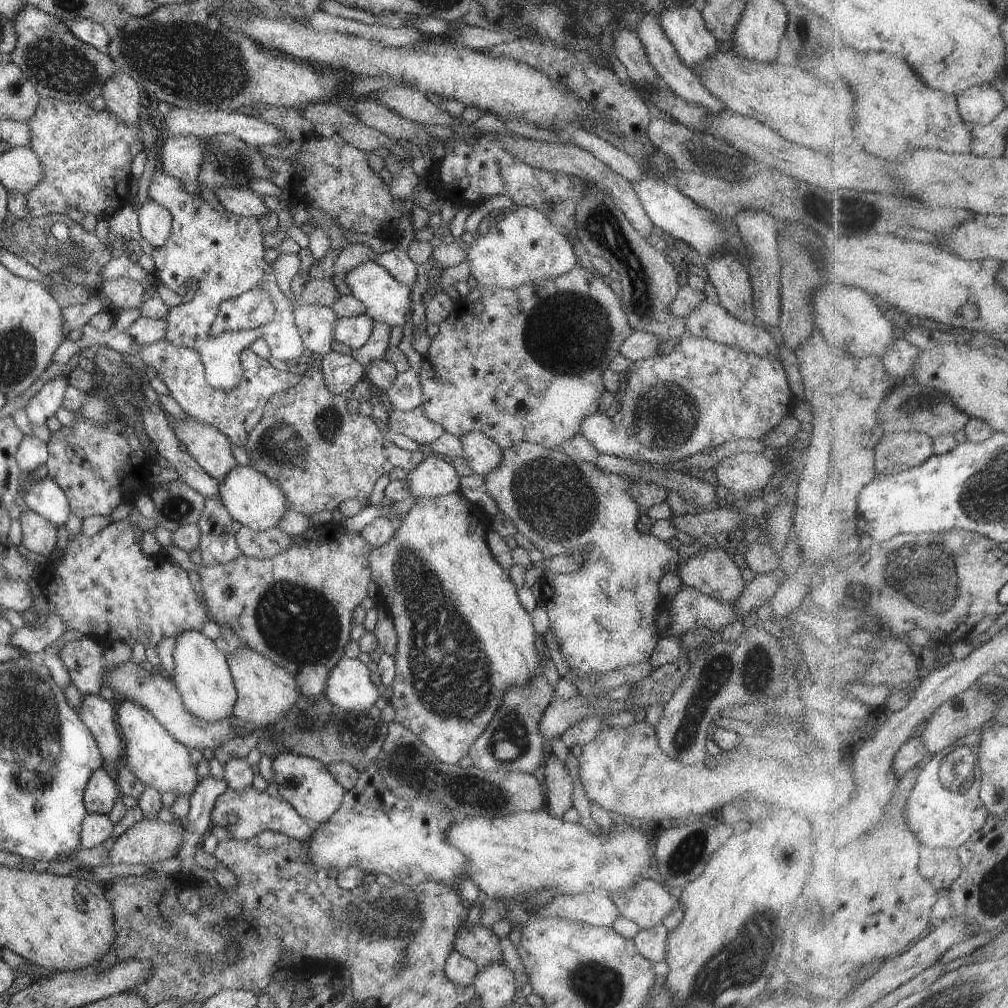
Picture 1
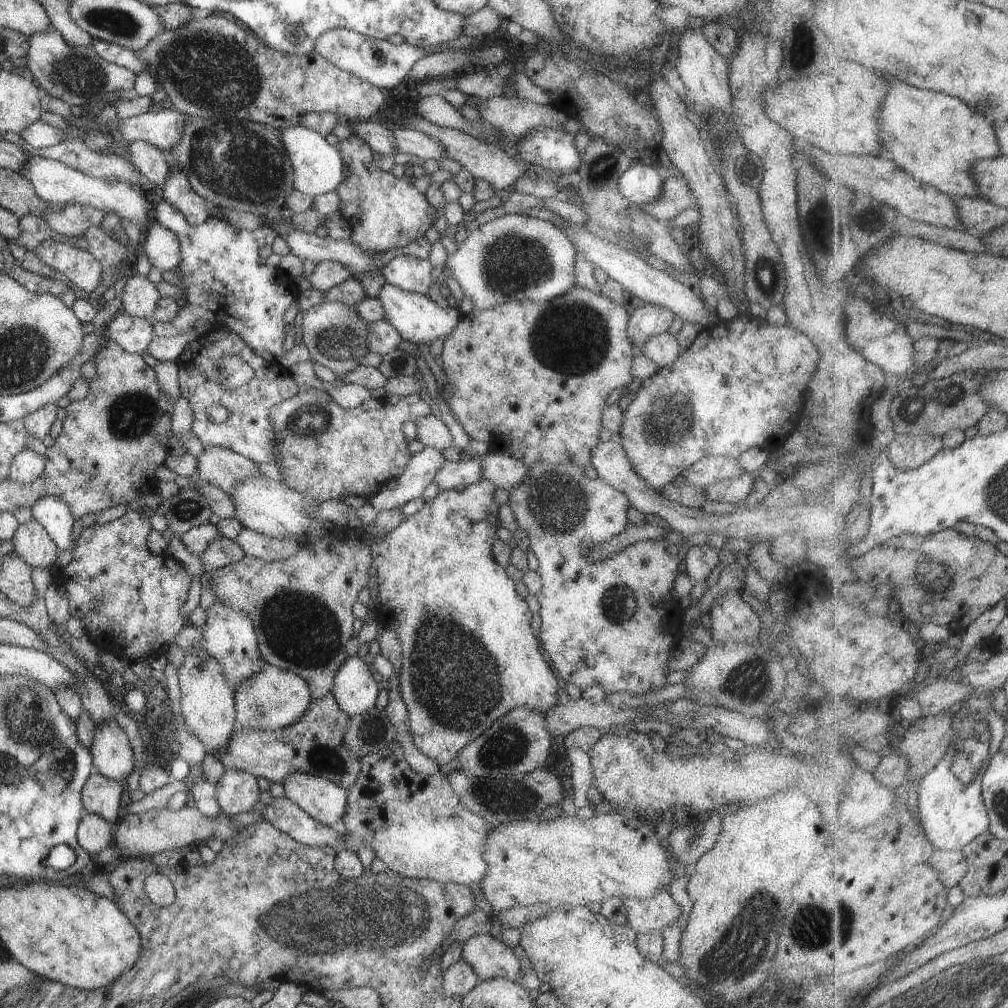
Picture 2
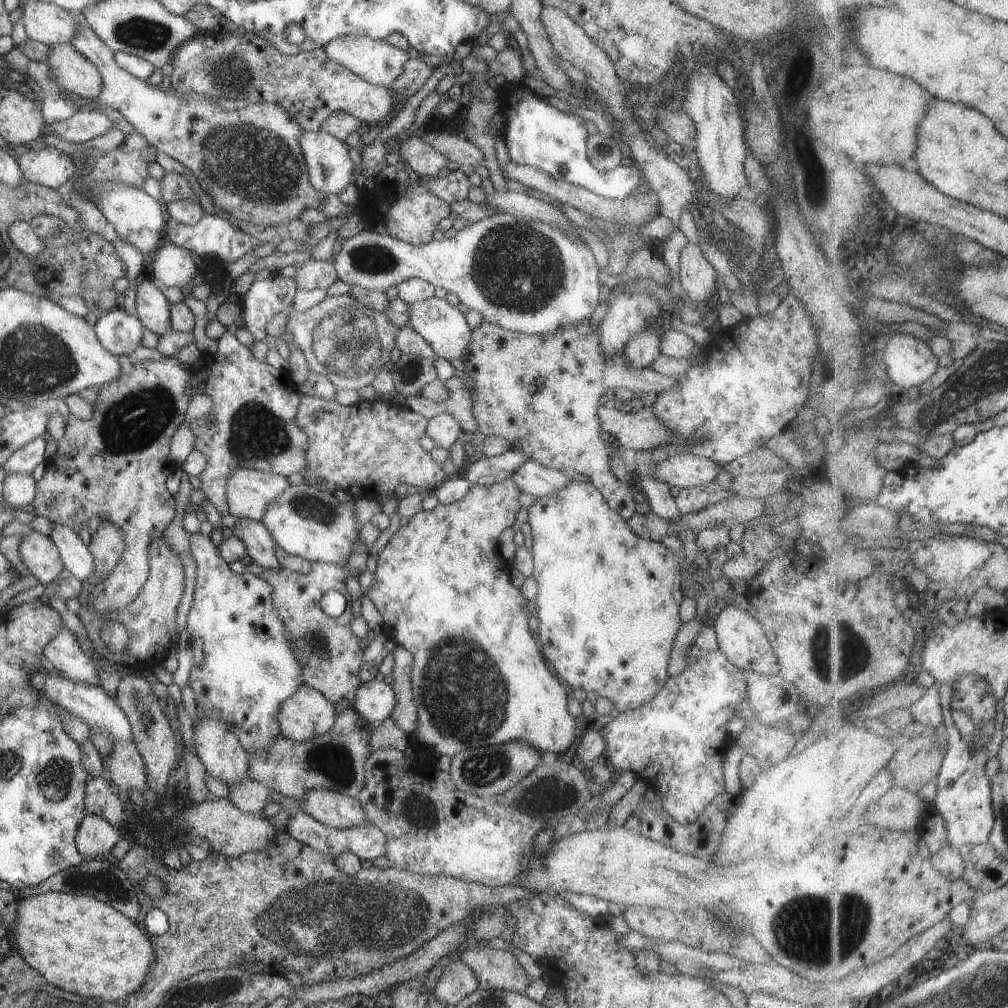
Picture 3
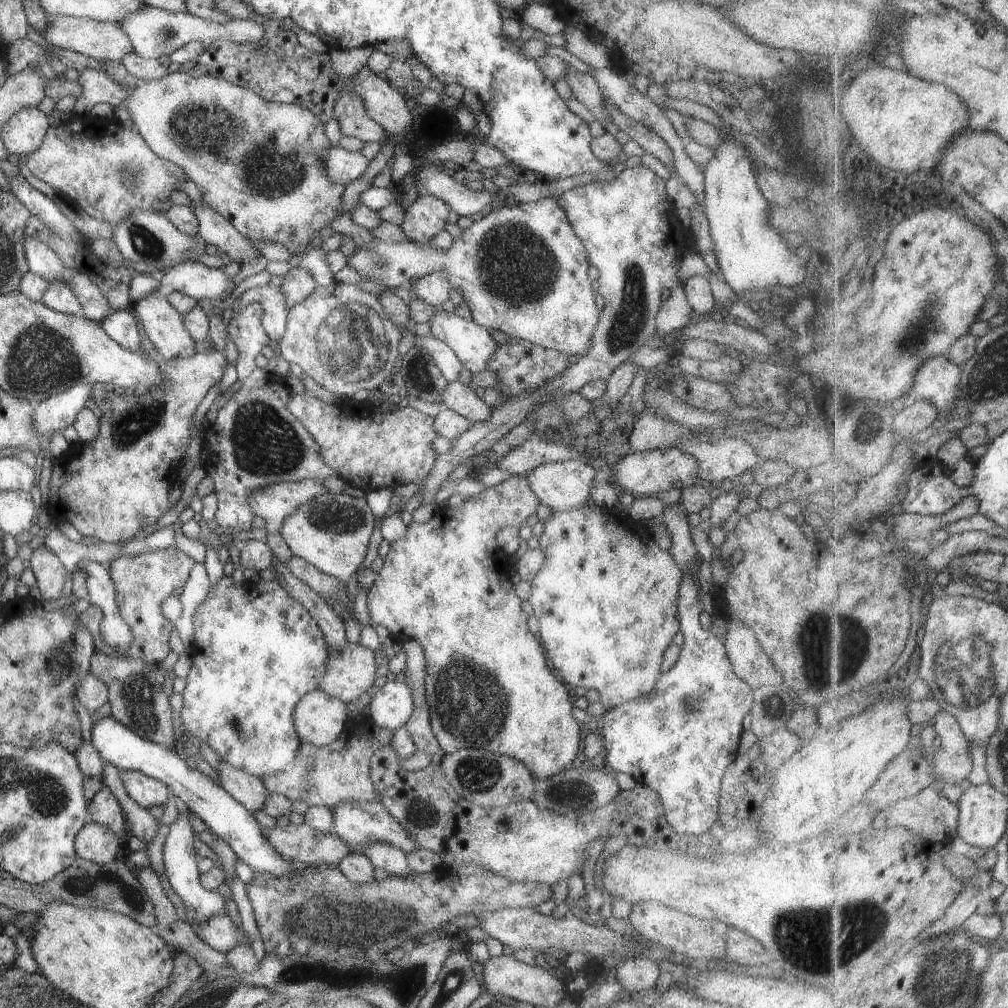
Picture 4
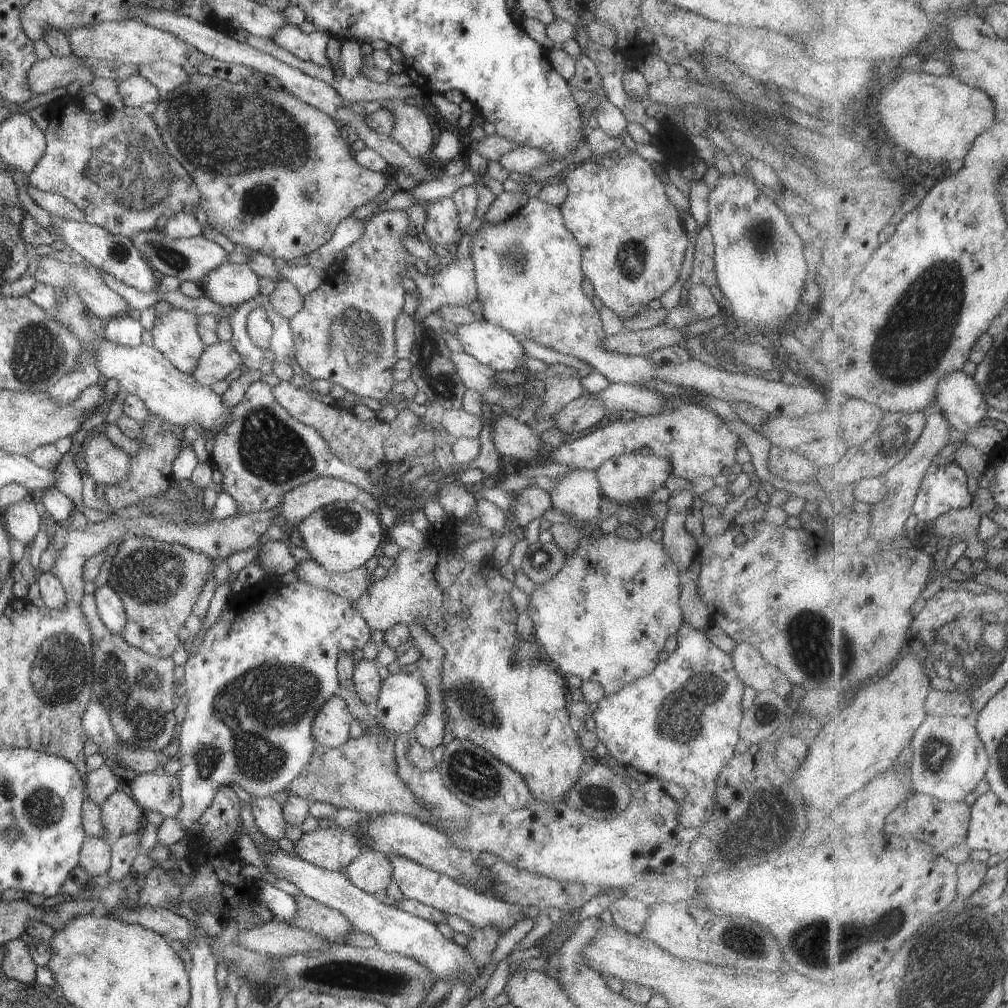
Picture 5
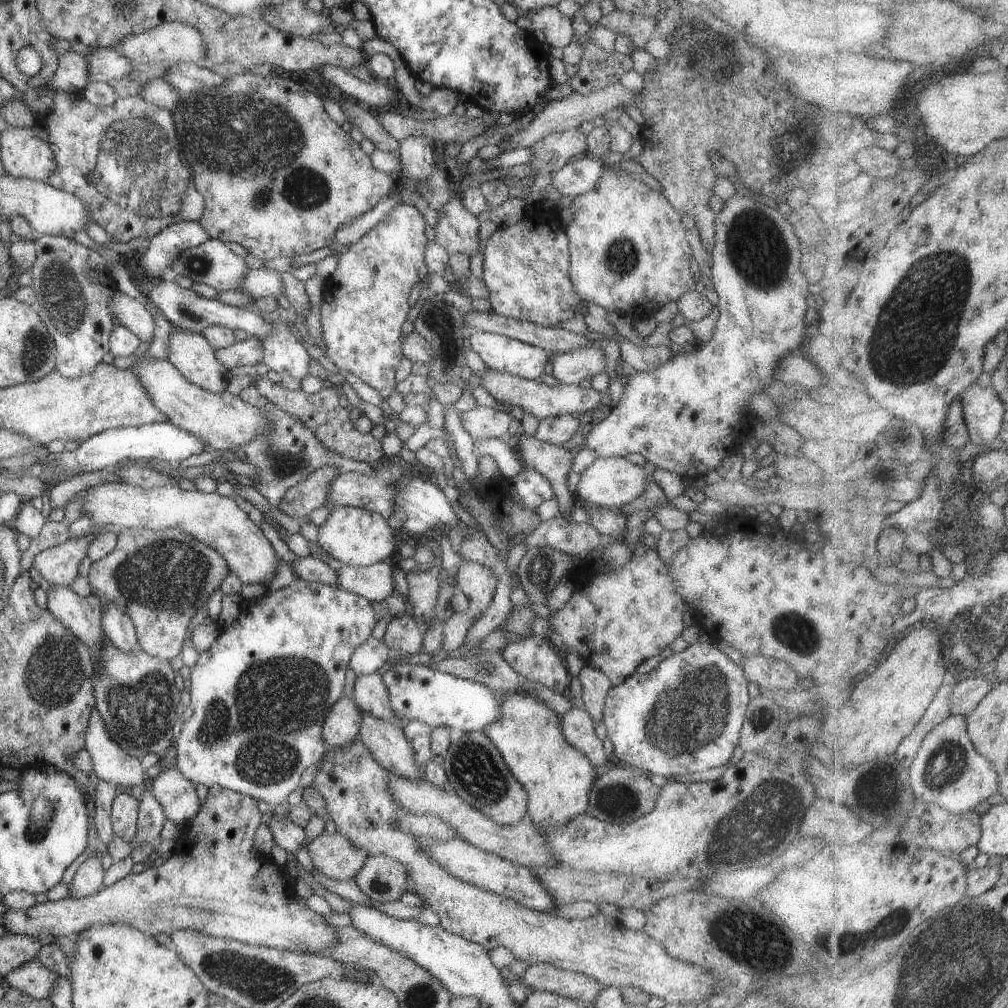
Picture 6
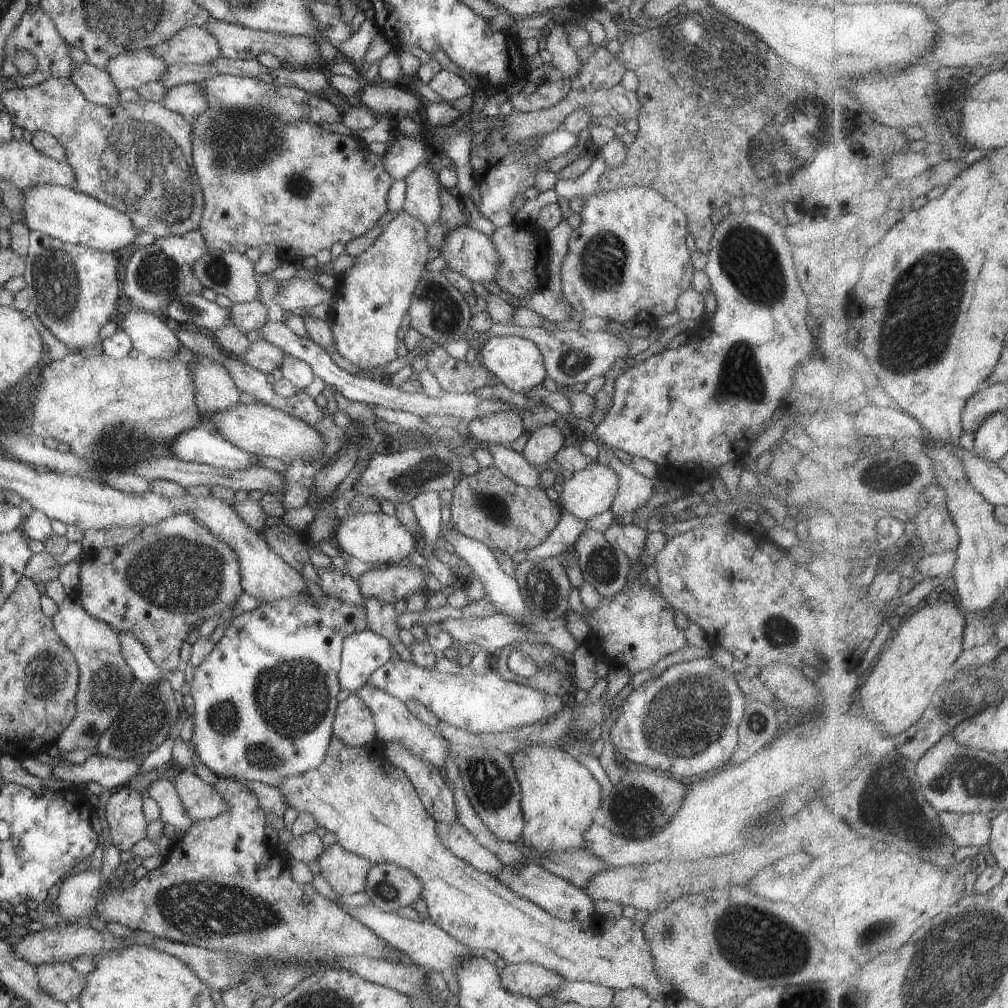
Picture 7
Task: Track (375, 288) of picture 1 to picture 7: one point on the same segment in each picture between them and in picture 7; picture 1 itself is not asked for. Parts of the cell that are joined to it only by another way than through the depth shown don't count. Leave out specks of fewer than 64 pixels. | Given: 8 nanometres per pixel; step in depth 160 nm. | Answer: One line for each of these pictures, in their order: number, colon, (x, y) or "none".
2: (418, 320)
3: (443, 327)
4: (471, 343)
5: (492, 346)
6: (499, 353)
7: (517, 362)

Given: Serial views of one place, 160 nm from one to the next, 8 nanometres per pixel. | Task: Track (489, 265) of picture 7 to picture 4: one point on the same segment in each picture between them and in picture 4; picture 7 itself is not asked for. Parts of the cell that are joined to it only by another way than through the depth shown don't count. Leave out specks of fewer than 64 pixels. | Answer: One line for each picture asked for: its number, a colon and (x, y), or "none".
4: (427, 215)
5: (440, 226)
6: (455, 230)

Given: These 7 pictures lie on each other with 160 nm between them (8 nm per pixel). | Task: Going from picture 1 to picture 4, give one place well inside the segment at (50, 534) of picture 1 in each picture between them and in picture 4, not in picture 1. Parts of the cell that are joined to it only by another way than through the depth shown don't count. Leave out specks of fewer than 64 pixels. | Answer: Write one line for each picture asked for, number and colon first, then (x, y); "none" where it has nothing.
2: (31, 544)
3: (38, 553)
4: (51, 579)

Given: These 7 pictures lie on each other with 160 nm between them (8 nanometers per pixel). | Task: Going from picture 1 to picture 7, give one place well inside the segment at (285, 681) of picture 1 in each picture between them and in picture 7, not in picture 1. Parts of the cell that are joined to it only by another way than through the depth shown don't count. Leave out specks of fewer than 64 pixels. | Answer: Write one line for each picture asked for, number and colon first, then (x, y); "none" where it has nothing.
2: (271, 699)
3: (306, 714)
4: (318, 718)
5: (330, 724)
6: (341, 723)
7: (353, 724)

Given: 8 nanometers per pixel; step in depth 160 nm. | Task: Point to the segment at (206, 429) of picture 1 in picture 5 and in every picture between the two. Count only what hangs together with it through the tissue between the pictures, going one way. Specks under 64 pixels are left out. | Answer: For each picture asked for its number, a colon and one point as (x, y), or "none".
2: (217, 466)
3: (249, 493)
4: (274, 503)
5: (295, 505)

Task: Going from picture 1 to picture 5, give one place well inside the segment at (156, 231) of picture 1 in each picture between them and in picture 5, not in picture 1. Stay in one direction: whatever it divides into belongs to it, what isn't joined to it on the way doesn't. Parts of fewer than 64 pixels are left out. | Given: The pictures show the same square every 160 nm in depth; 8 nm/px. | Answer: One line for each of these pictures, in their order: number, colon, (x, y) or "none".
2: (161, 246)
3: (172, 266)
4: (196, 280)
5: (229, 283)

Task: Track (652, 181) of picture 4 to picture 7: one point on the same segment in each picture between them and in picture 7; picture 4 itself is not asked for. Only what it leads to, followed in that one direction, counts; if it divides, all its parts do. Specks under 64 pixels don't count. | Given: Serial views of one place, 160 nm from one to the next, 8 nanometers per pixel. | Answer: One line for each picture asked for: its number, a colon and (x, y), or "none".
5: (631, 239)
6: (628, 253)
7: (626, 261)

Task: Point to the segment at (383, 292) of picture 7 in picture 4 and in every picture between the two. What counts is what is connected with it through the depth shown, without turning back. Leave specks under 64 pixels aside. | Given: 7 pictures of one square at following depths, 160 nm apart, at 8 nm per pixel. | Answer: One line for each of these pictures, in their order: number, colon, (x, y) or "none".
4: (339, 336)
5: (344, 331)
6: (364, 301)

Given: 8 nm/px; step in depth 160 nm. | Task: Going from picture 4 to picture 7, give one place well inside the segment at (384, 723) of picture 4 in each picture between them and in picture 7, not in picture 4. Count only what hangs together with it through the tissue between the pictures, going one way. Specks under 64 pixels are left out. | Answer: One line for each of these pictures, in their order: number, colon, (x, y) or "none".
5: (401, 701)
6: (416, 692)
7: (479, 703)

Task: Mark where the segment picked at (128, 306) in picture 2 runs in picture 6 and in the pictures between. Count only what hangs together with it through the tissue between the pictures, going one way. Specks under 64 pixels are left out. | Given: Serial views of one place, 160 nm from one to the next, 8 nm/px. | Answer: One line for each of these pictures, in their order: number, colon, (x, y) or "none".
3: (152, 309)
4: (163, 325)
5: (173, 333)
6: (189, 352)

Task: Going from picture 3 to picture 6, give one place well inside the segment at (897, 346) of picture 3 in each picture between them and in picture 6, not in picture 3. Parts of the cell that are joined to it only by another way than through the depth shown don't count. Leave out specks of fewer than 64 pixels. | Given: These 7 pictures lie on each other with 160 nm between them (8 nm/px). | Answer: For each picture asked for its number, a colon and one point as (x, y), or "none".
4: (938, 381)
5: (960, 397)
6: (984, 411)

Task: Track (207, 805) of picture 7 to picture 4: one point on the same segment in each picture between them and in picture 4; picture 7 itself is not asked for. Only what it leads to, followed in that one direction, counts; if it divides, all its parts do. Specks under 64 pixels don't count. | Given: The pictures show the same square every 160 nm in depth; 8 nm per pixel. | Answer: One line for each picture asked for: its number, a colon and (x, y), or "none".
4: (146, 791)
5: (156, 791)
6: (176, 795)

